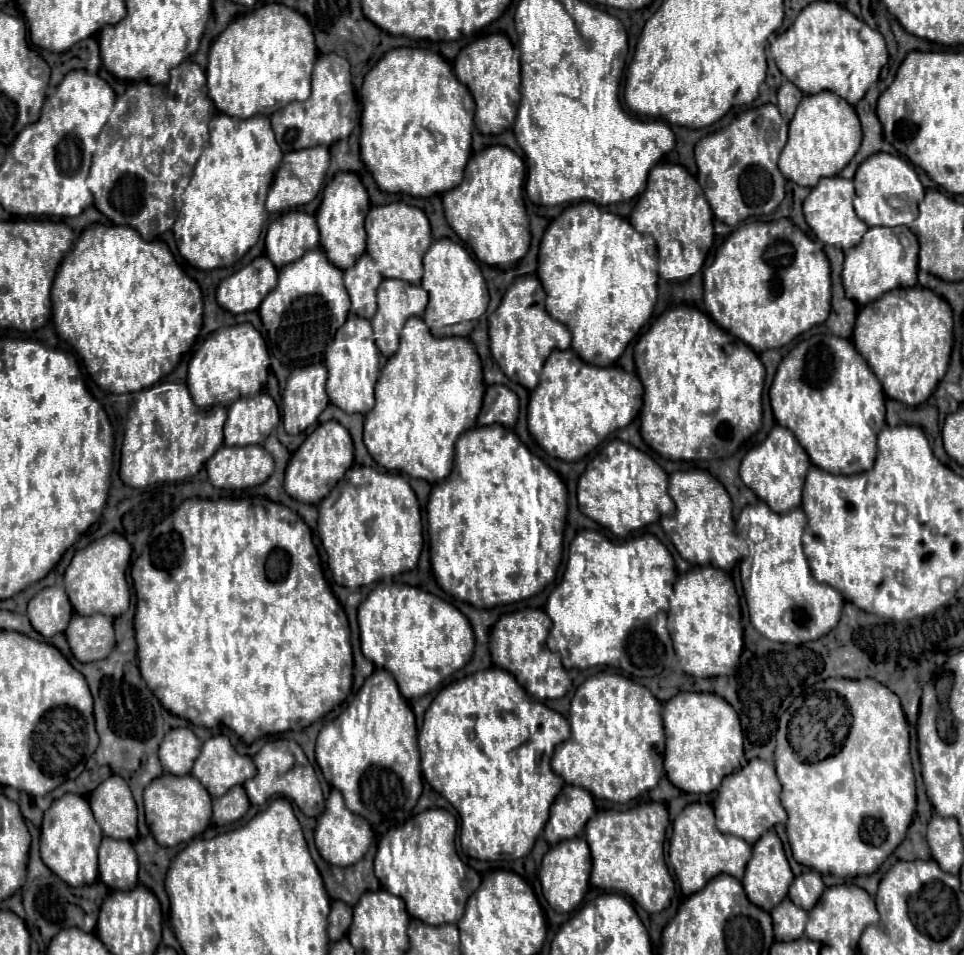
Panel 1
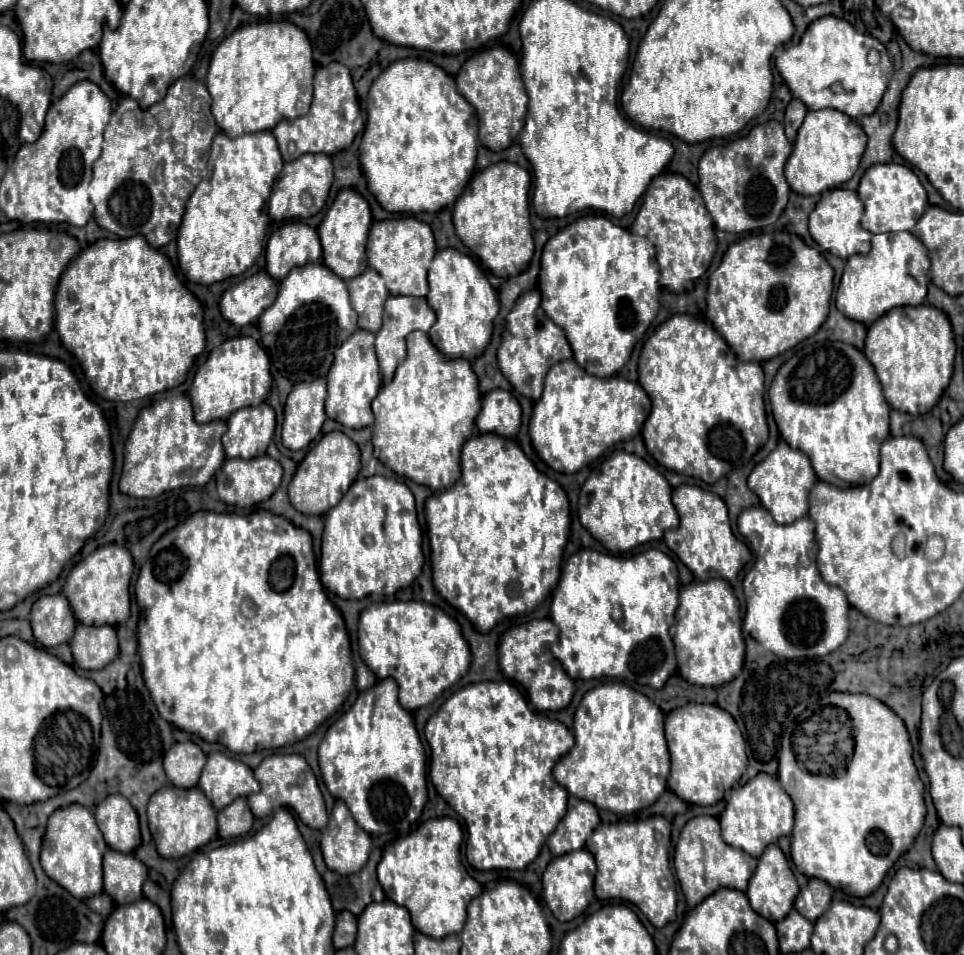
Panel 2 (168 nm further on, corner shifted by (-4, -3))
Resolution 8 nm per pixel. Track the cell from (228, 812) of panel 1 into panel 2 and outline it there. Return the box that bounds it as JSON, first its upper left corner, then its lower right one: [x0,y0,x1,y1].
[218,798,254,838]

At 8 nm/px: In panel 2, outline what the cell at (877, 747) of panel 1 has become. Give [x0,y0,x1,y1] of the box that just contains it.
[778,692,926,896]

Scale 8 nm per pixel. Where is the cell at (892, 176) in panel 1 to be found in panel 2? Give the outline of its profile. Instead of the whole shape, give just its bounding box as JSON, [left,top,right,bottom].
[858,164,928,234]

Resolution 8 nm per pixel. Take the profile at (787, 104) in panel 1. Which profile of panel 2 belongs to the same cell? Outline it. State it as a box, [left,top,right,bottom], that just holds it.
[784,100,808,142]

